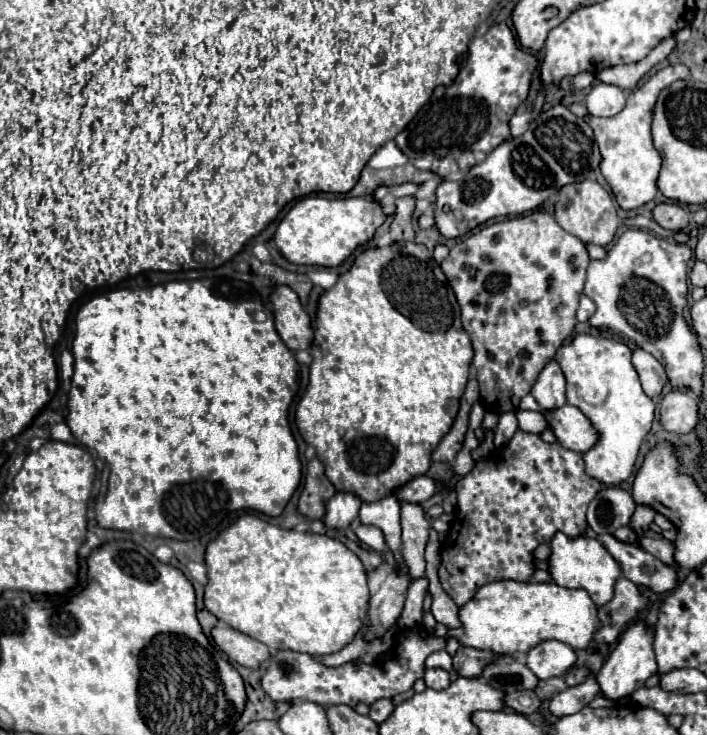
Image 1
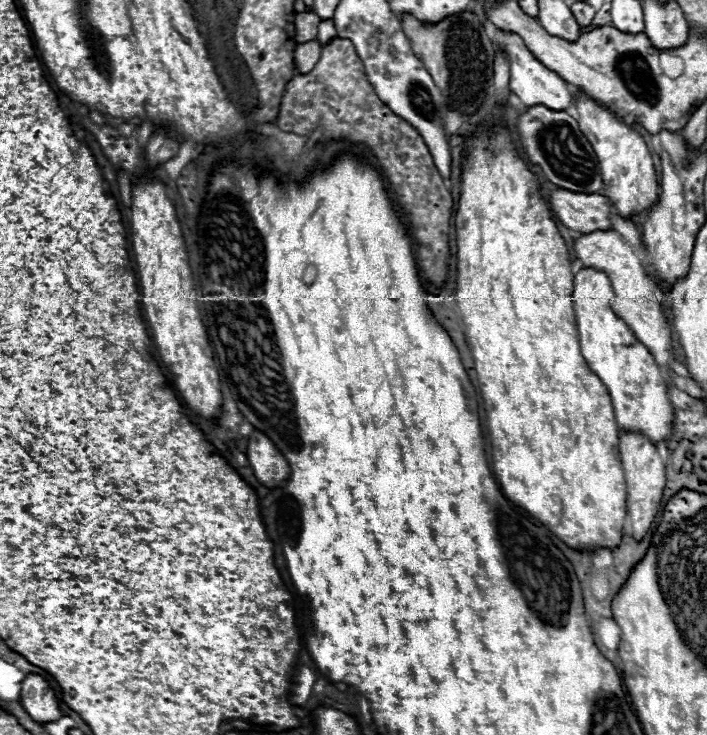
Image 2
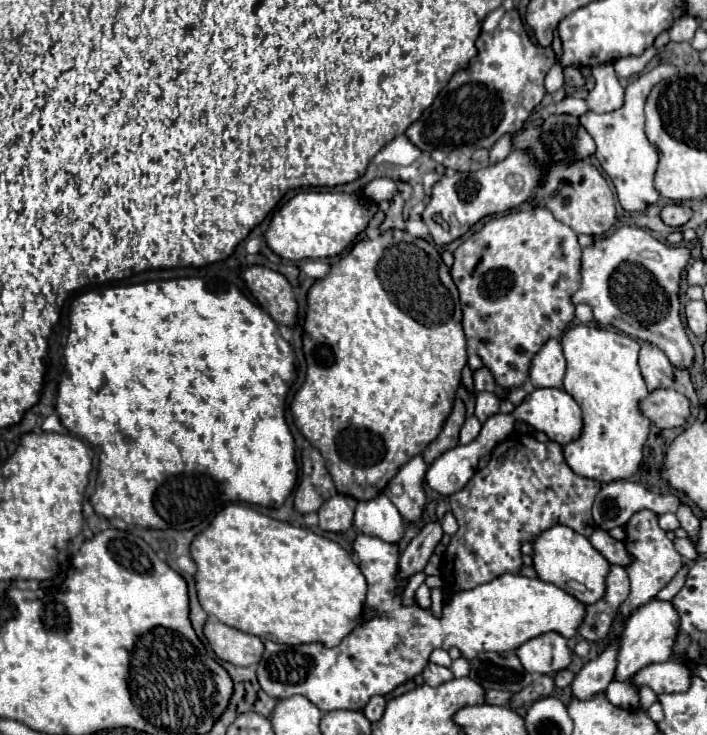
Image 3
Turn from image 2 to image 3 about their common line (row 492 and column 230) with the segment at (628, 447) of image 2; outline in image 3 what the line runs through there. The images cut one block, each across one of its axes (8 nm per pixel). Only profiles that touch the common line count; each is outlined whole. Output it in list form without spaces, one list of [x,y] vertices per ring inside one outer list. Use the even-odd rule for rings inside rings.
[[[214,618],[204,626],[204,634],[216,652],[216,656],[234,666],[252,666],[260,662],[264,652],[264,642],[258,636],[230,628]]]

